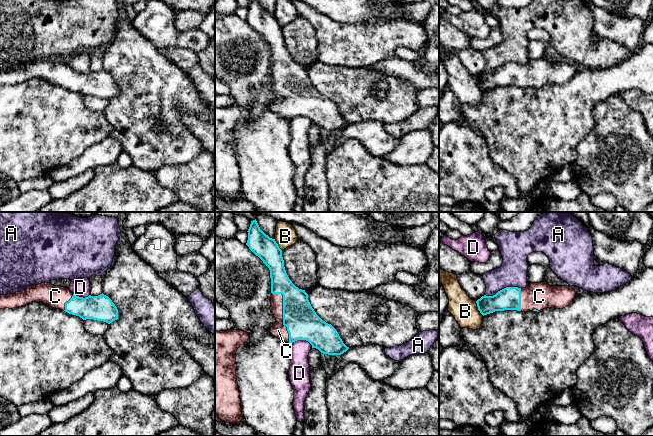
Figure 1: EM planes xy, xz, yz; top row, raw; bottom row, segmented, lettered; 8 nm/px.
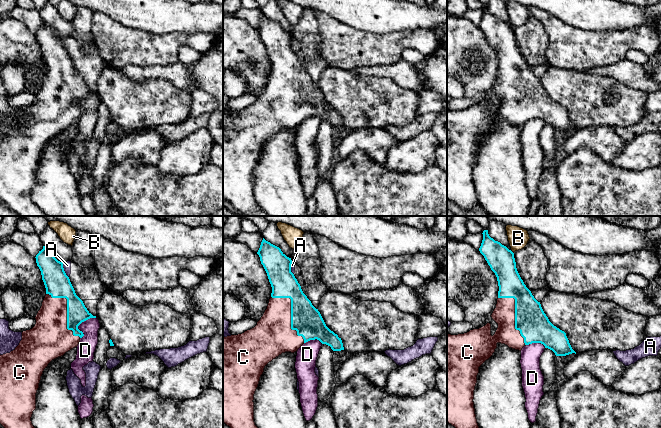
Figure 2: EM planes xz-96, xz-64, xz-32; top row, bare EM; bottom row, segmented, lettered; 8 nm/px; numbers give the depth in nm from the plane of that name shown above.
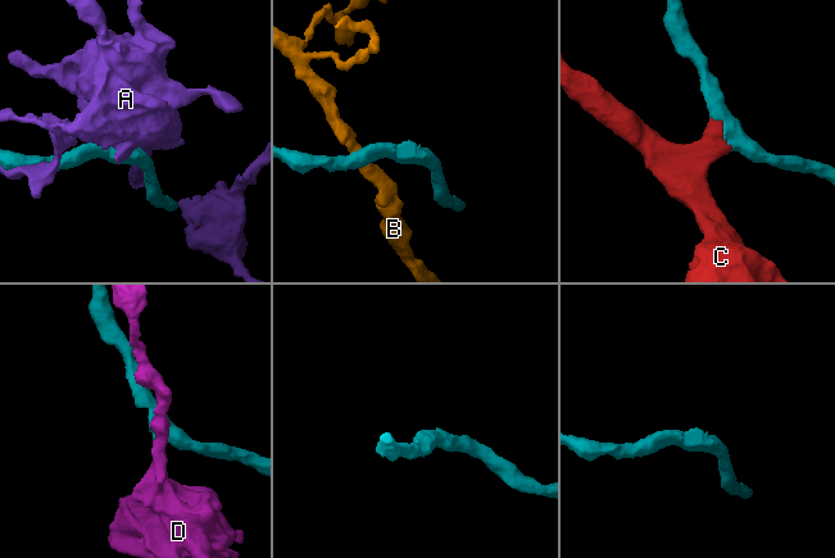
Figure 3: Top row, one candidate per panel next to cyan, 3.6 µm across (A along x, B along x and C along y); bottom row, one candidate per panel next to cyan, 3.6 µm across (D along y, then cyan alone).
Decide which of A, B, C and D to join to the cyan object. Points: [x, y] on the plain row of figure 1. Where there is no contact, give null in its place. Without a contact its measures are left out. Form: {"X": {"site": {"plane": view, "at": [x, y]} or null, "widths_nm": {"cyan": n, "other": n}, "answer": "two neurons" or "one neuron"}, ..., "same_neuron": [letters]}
{"A": {"site": {"plane": "yz", "at": [504, 64]}, "widths_nm": {"cyan": 190, "other": 220}, "answer": "two neurons"}, "B": {"site": {"plane": "yz", "at": [478, 85]}, "widths_nm": {"cyan": 180, "other": 200}, "answer": "two neurons"}, "C": {"site": {"plane": "xz", "at": [283, 90]}, "widths_nm": {"cyan": 260, "other": 120}, "answer": "one neuron"}, "D": {"site": {"plane": "xz", "at": [302, 115]}, "widths_nm": {"cyan": 260, "other": 160}, "answer": "two neurons"}, "same_neuron": ["C"]}

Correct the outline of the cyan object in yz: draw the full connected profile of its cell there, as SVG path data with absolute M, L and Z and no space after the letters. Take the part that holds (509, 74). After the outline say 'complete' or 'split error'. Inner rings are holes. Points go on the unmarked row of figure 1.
M546 58L531 59L525 64L506 63L493 72L482 72L476 77L484 92L495 87L540 87L545 84L563 85L577 72L569 62L550 62Z | split error

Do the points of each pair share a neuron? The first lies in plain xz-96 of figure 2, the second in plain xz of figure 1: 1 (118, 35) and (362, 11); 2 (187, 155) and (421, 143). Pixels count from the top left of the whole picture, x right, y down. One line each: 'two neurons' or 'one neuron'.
1: two neurons
2: one neuron

